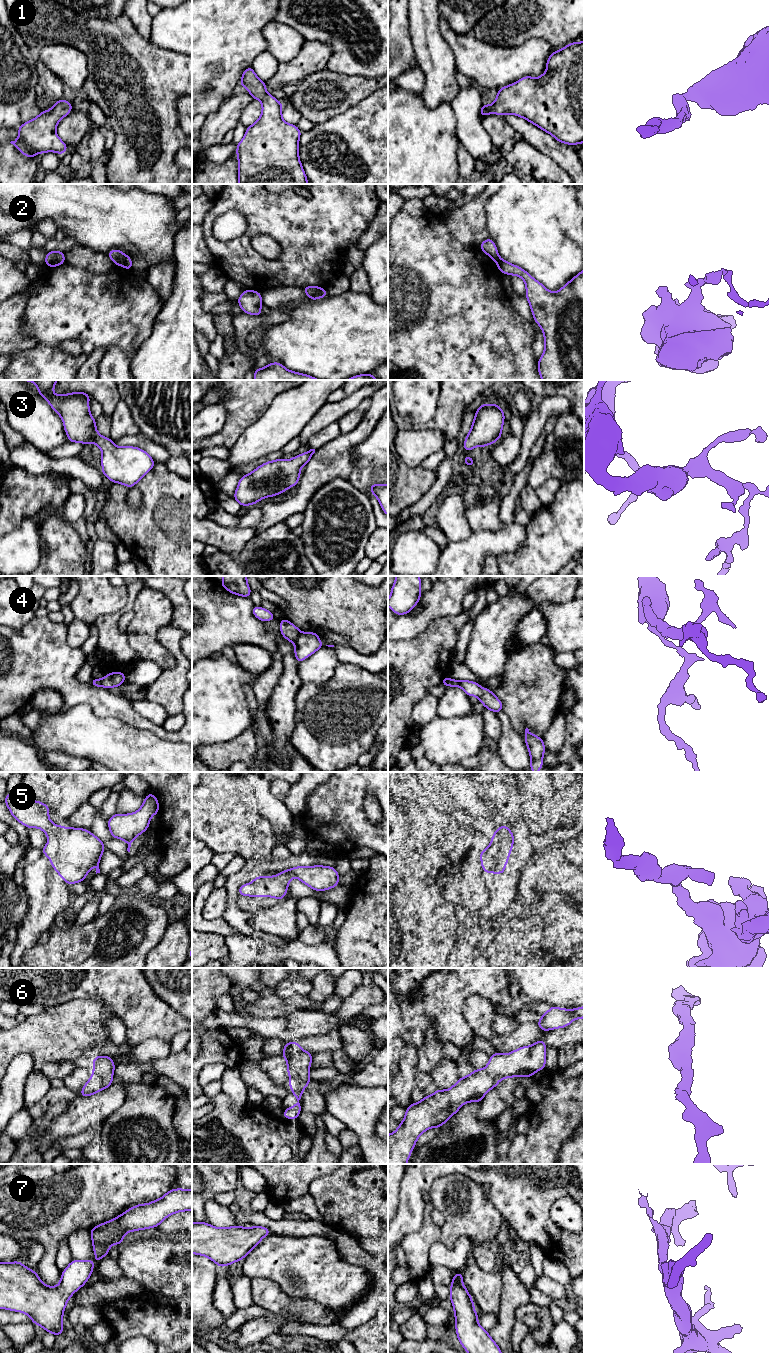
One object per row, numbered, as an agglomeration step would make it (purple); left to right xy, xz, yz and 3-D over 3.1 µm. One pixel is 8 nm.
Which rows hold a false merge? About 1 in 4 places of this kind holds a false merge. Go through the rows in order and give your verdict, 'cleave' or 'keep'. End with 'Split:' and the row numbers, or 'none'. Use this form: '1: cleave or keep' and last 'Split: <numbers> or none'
1: keep
2: cleave
3: keep
4: cleave
5: keep
6: keep
7: keep
Split: 2, 4

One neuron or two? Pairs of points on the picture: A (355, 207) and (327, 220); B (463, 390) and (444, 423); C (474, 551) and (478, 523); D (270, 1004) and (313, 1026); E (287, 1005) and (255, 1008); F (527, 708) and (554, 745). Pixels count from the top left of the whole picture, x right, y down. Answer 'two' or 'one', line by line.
A: one
B: one
C: two
D: two
E: one
F: two

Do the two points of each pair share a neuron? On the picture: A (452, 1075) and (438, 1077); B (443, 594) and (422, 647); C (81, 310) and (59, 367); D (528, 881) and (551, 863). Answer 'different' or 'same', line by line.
A: same
B: different
C: same
D: same

